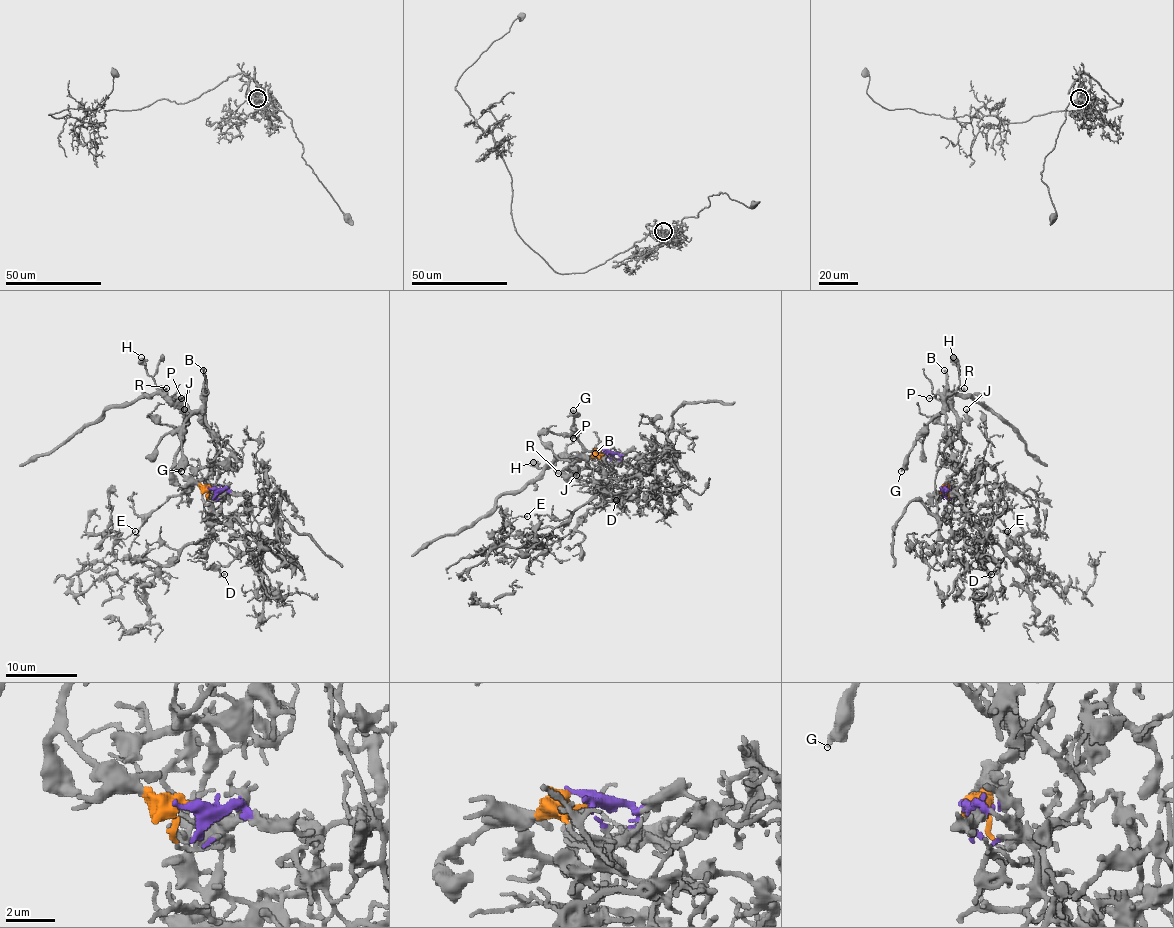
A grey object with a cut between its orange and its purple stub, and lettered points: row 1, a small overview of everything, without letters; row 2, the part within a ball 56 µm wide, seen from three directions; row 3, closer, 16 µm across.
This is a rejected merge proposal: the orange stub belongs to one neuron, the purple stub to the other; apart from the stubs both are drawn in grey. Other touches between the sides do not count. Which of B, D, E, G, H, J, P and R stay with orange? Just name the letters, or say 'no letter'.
B, G, H, J, P, R

